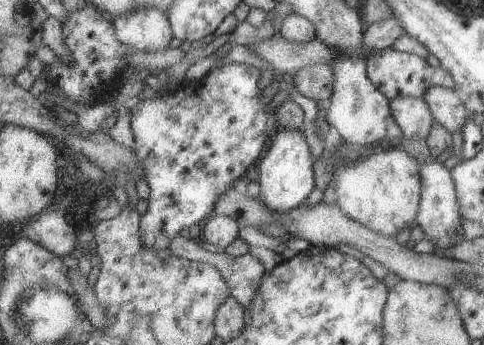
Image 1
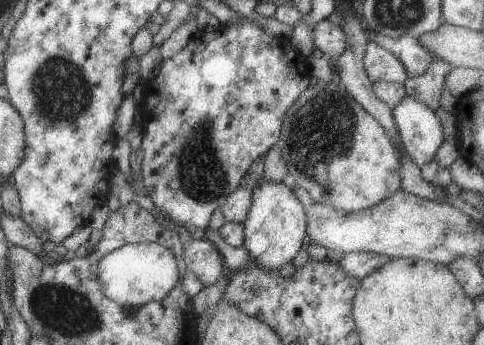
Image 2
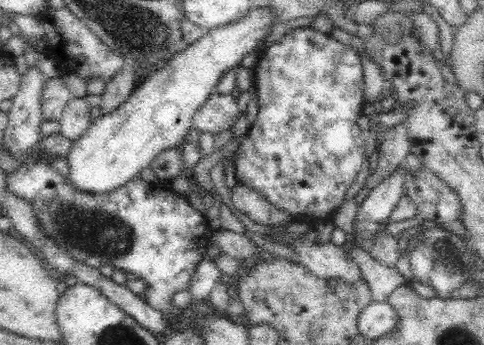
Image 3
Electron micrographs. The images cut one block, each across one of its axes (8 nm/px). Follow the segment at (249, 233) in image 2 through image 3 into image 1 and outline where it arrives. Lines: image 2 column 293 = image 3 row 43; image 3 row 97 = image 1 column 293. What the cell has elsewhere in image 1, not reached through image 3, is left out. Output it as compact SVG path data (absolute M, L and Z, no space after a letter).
M279 130L265 156L259 160L259 198L267 210L271 210L275 216L287 214L295 208L299 208L307 196L315 190L315 178L313 178L313 154L309 150L309 144L305 140L305 134L301 130Z

